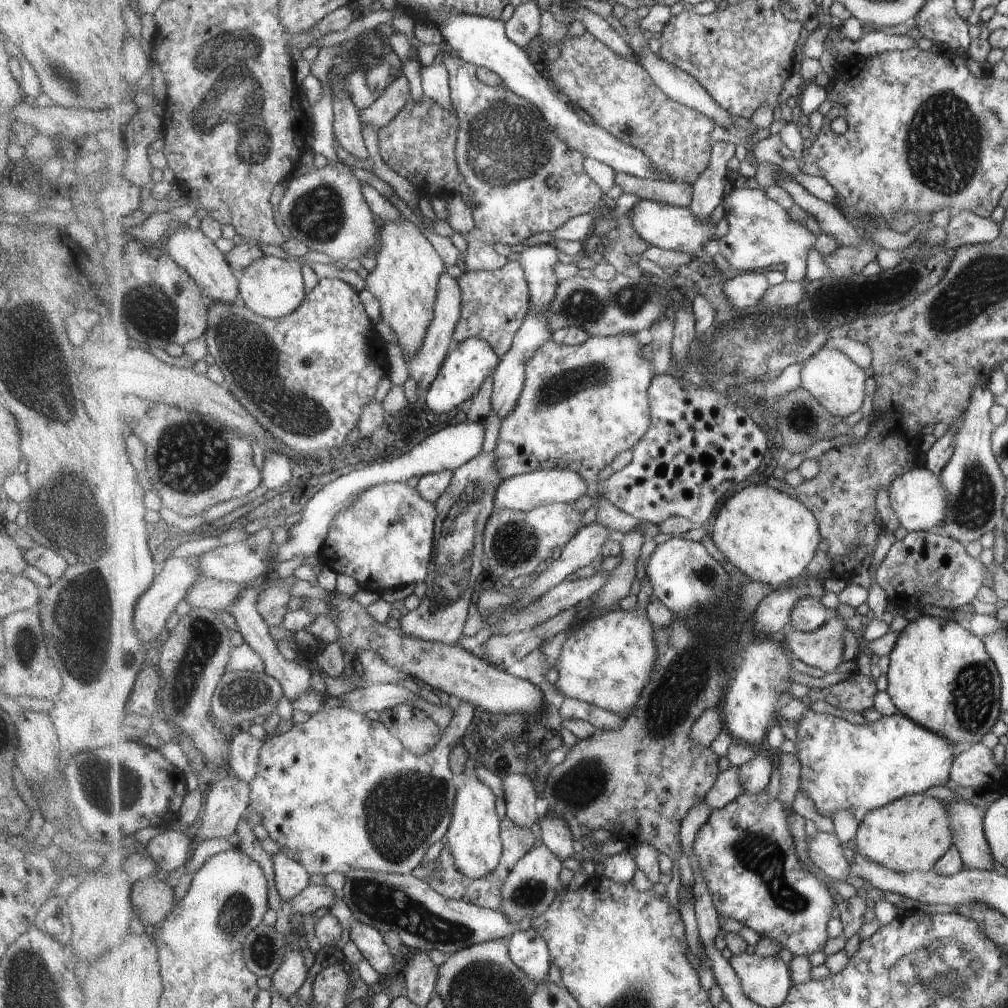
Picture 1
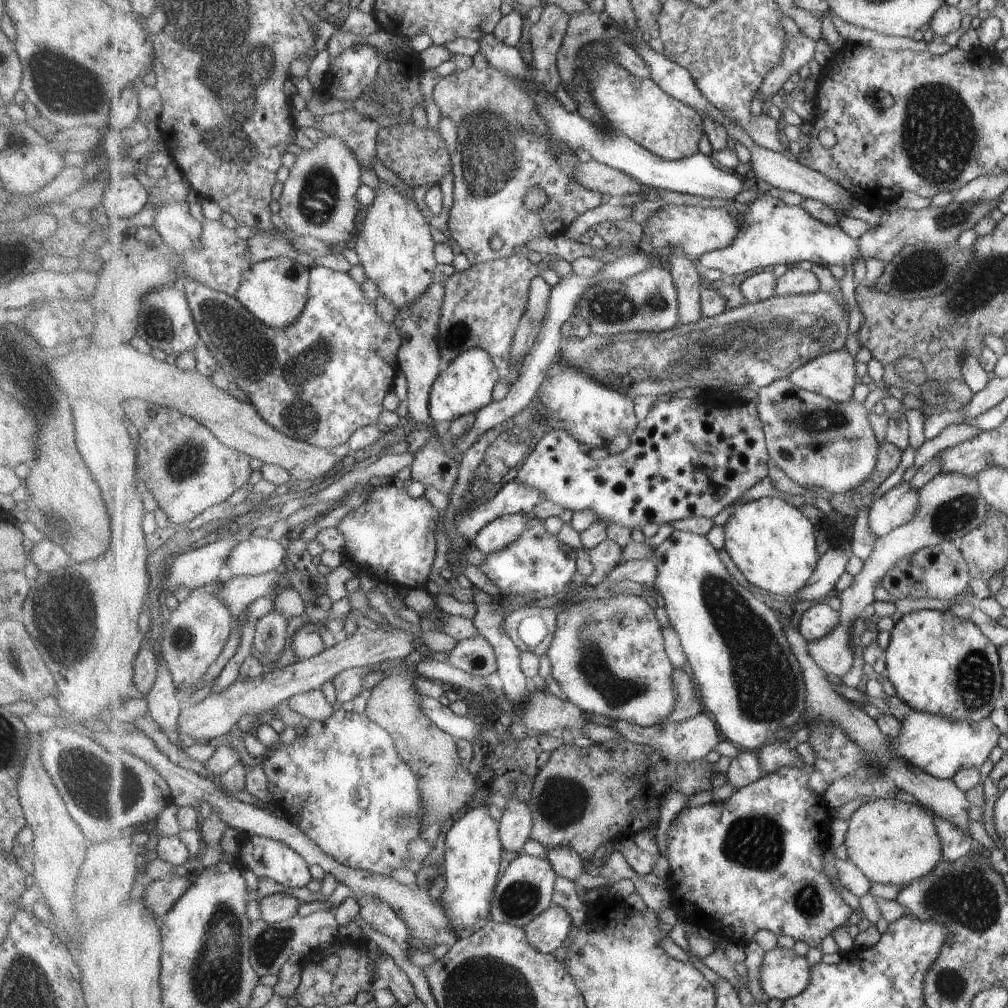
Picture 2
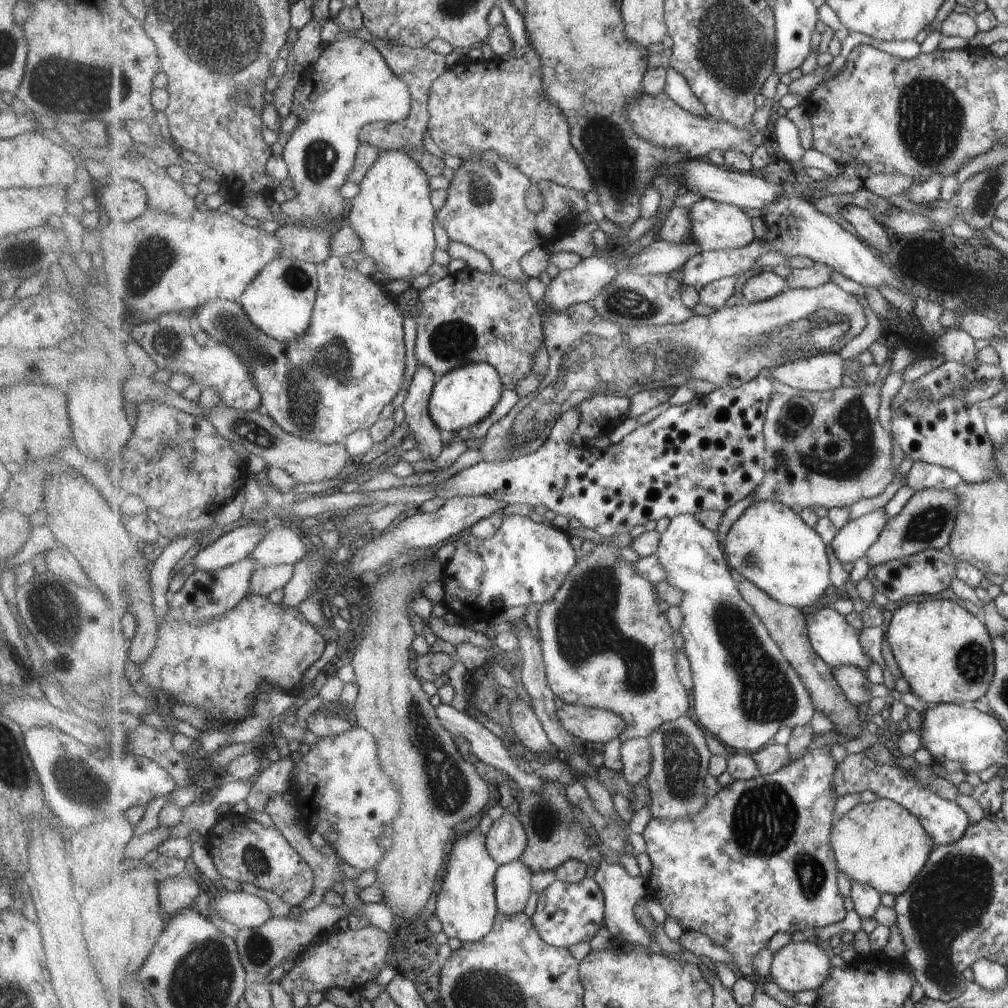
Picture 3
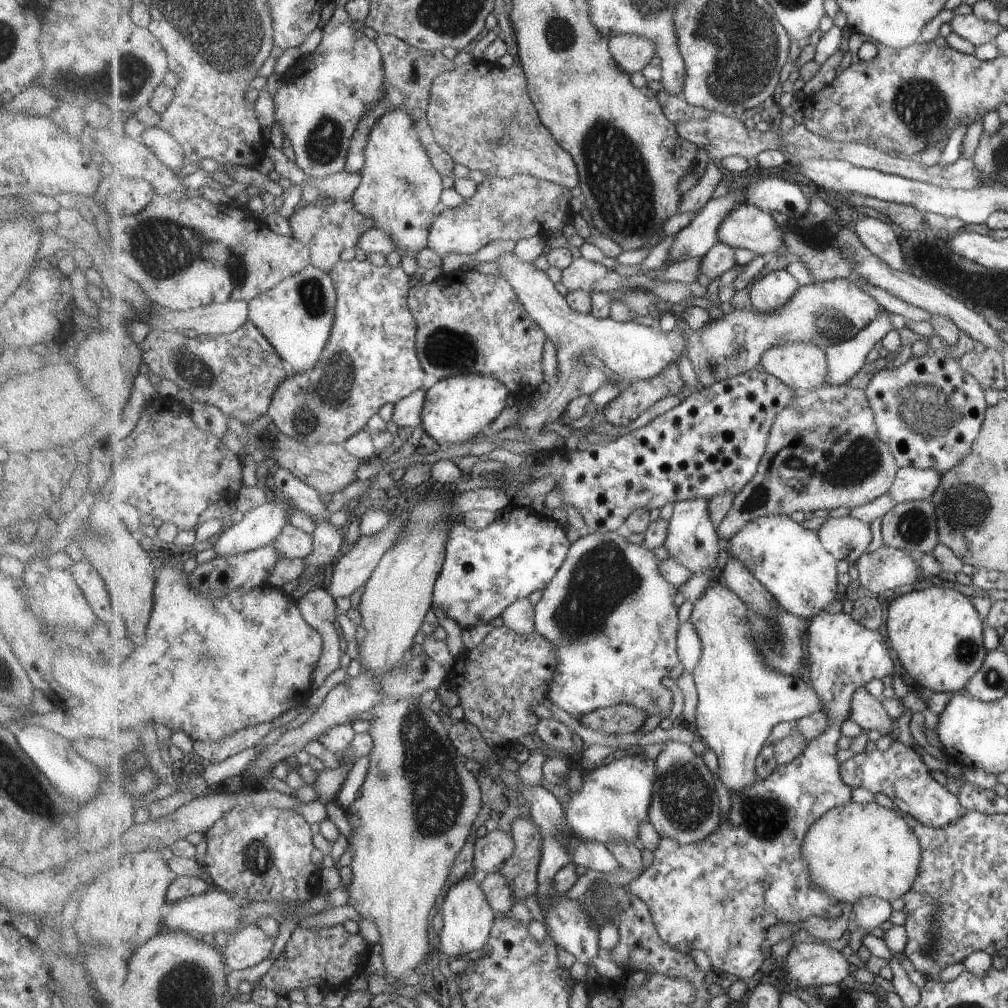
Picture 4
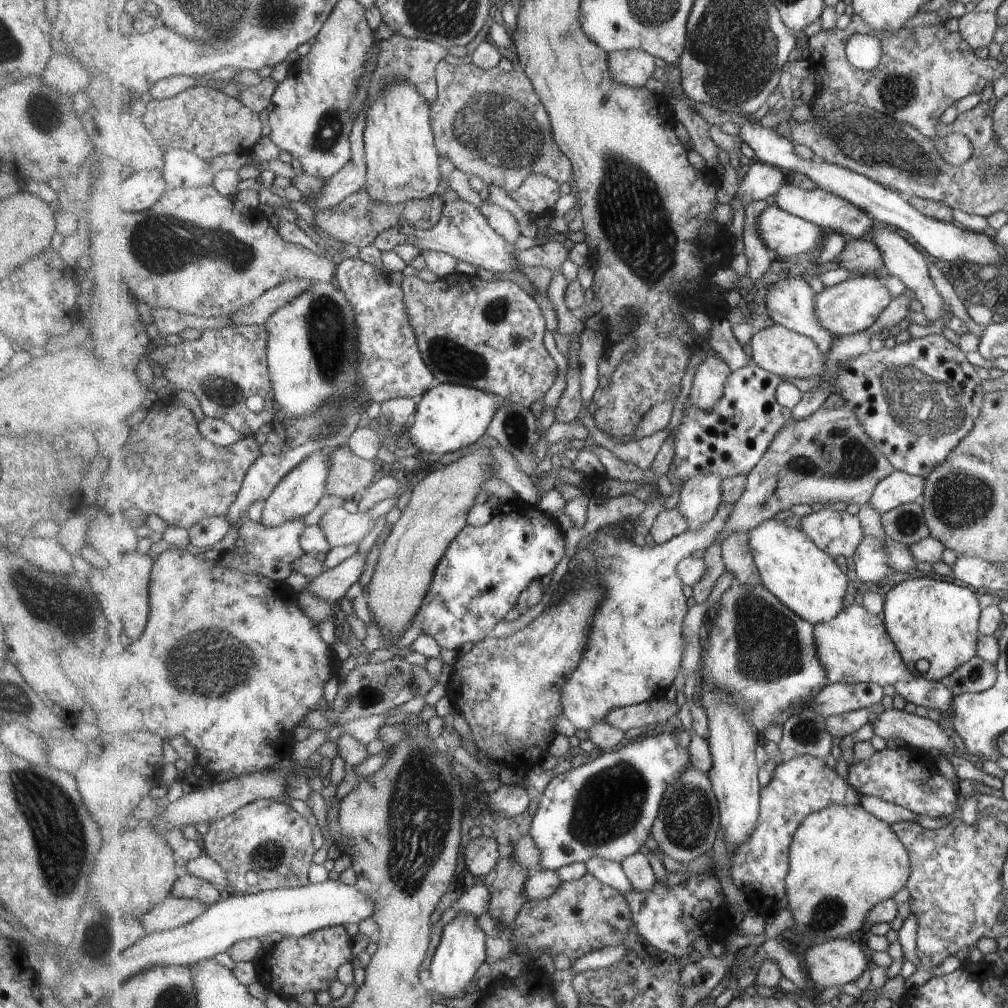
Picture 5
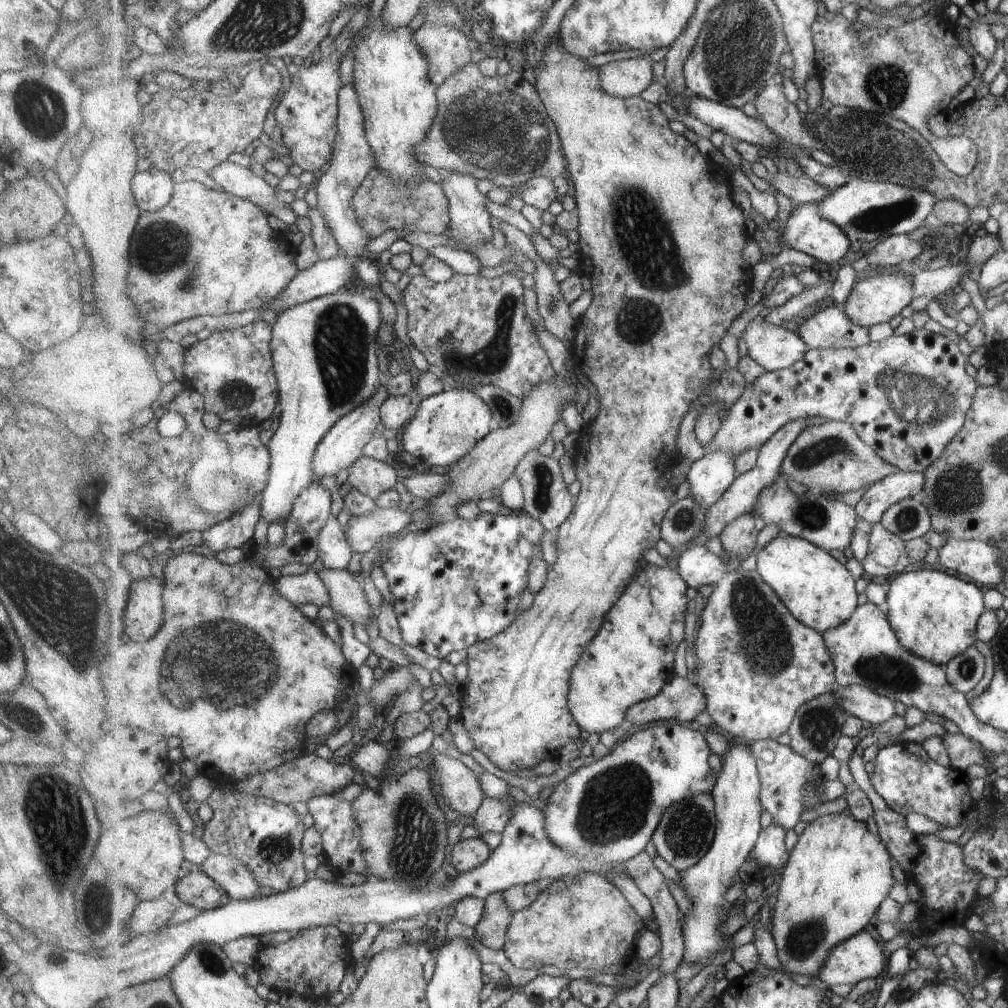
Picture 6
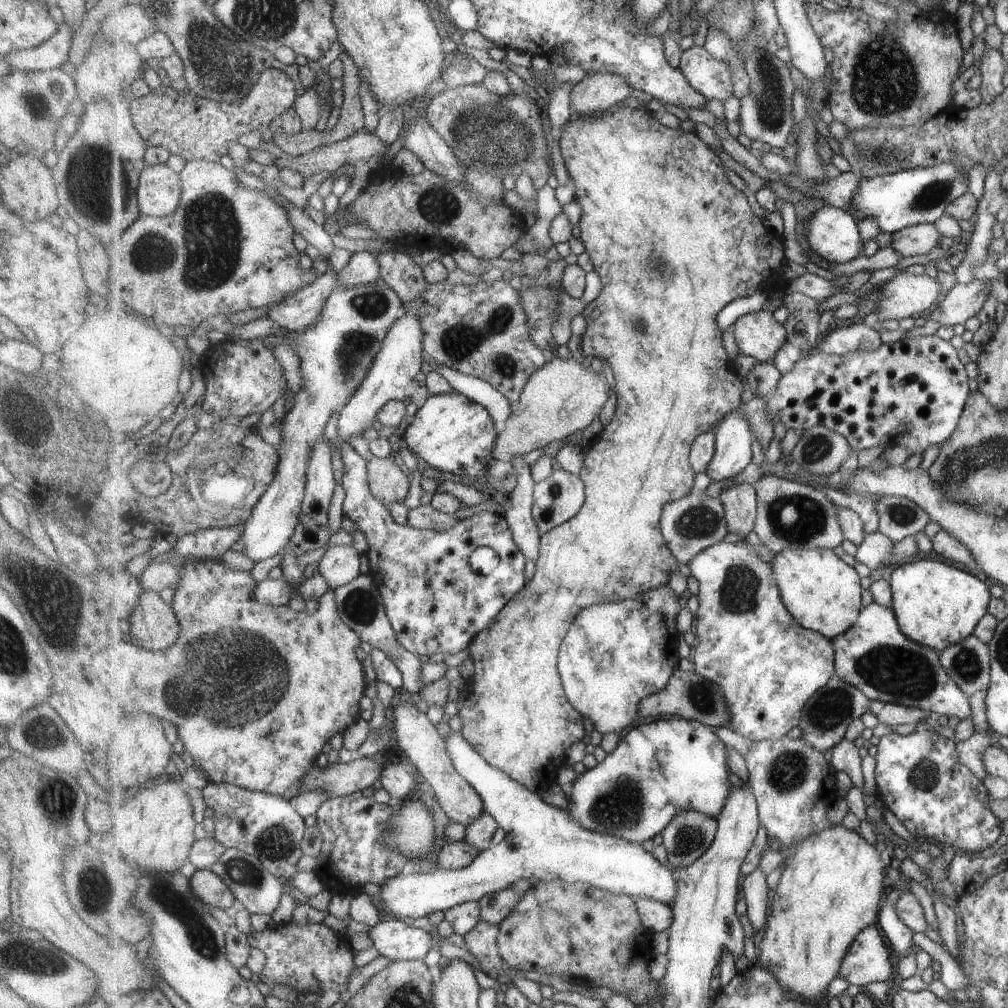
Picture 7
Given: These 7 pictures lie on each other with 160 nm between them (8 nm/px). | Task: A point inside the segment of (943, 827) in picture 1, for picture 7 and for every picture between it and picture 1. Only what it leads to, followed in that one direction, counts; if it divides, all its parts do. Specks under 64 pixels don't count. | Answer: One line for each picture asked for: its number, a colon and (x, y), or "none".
2: (892, 841)
3: (880, 843)
4: (855, 851)
5: (844, 862)
6: (839, 874)
7: (832, 889)

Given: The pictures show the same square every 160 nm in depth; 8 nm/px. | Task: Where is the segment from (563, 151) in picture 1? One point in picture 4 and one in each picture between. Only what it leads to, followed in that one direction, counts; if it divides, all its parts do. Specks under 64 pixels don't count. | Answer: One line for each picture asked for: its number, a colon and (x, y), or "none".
2: (495, 164)
3: (485, 209)
4: (522, 206)

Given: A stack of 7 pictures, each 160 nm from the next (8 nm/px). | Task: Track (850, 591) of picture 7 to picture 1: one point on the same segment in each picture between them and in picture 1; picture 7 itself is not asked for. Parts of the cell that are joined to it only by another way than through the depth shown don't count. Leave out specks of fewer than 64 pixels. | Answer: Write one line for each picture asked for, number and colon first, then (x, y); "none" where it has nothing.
1: (770, 536)
2: (774, 544)
3: (769, 544)
4: (790, 561)
5: (804, 577)
6: (819, 591)

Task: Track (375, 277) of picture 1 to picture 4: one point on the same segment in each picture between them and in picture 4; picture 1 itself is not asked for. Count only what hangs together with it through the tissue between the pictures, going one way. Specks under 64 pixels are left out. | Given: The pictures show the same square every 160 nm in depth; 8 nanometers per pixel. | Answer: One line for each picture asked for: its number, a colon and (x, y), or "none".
2: (395, 247)
3: (393, 214)
4: (400, 190)

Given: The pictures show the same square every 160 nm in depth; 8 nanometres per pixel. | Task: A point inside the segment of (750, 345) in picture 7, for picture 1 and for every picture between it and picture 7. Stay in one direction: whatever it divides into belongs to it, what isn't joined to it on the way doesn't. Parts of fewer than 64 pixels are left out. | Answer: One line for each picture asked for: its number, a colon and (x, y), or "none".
1: (831, 376)
2: (834, 375)
3: (823, 372)
4: (804, 367)
5: (776, 349)
6: (775, 348)

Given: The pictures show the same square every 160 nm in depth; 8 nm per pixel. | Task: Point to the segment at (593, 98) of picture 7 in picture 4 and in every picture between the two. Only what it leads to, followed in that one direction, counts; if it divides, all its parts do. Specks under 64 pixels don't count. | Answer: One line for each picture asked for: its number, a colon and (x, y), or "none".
4: (634, 54)
5: (633, 68)
6: (627, 78)

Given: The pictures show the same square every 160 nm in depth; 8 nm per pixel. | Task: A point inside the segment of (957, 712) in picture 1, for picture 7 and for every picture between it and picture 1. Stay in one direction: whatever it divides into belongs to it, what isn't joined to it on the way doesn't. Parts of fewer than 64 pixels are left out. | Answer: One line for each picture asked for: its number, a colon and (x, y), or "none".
2: (938, 663)
3: (944, 653)
4: (938, 633)
5: (937, 621)
6: (935, 615)
7: (937, 605)

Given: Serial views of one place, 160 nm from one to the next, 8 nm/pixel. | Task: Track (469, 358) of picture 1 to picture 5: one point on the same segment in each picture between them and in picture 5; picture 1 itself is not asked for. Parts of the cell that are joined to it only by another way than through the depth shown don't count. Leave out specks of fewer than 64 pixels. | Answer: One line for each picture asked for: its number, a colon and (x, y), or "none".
2: (466, 384)
3: (465, 395)
4: (456, 409)
5: (451, 416)

